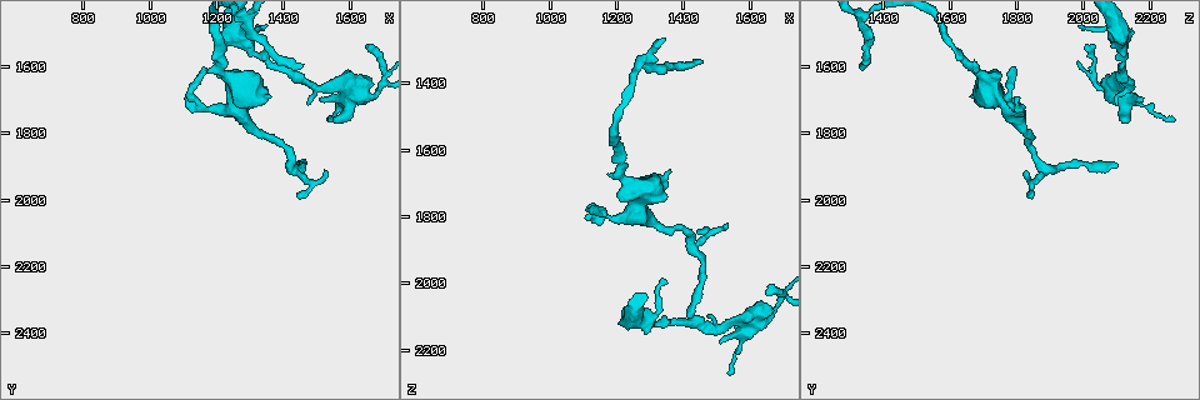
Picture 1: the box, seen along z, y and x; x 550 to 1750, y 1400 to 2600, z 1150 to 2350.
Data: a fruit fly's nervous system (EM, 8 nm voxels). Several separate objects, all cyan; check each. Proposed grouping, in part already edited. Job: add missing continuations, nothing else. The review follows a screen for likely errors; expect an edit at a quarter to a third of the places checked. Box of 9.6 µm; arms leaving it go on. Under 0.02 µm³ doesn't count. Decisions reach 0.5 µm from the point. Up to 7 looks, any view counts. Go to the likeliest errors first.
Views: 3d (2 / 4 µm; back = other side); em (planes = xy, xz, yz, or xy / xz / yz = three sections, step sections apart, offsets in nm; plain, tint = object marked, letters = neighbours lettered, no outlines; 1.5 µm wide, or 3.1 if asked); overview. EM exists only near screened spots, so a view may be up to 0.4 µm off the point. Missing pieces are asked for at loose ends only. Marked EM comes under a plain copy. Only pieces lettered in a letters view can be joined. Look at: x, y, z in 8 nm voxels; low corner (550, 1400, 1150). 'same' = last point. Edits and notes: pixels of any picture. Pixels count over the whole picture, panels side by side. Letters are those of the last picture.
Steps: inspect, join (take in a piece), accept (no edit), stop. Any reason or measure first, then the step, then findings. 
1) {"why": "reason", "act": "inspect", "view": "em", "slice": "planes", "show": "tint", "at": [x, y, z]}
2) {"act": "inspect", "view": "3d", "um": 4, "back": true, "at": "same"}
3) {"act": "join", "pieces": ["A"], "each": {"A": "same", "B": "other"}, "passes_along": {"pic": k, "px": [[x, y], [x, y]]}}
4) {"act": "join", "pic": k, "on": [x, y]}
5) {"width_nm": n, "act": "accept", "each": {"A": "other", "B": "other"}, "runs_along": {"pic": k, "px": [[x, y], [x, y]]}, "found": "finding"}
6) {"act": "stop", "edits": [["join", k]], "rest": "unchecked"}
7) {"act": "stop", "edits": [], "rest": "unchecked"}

{"why": "thin end", "act": "inspect", "view": "3d", "um": 2, "at": [1530, 1770, 2280]}

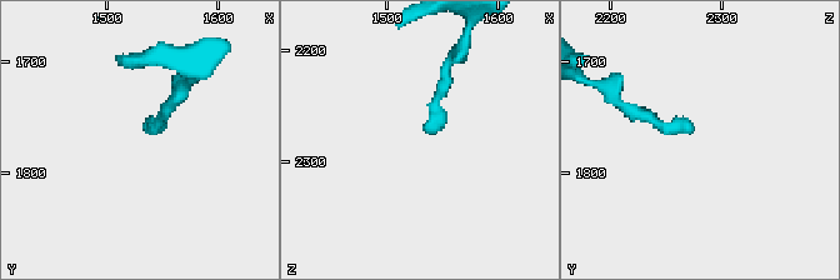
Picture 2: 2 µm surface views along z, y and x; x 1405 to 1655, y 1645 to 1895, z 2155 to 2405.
{"act": "inspect", "view": "em", "slice": "planes", "show": "letters", "at": [1538, 1762, 2274]}

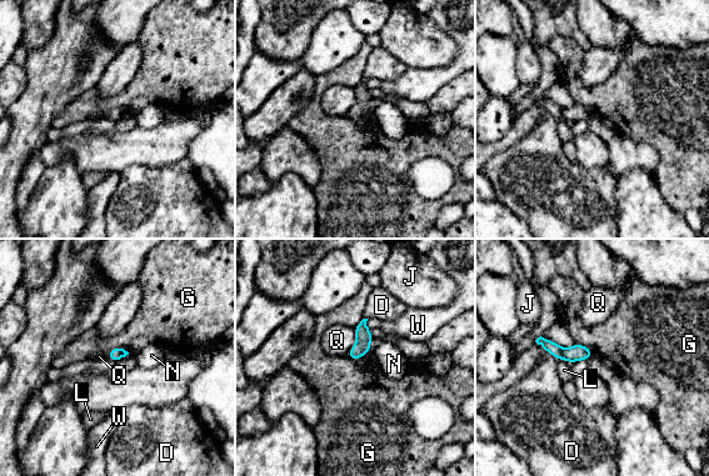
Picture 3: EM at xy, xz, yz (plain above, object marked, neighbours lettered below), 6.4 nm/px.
{"act": "accept", "each": {"D": "other", "G": "other", "J": "other", "L": "other", "N": "other", "Q": "other", "W": "other"}, "border": {"pic": 3, "px": [[129, 352], [113, 347], [106, 355]]}, "found": "no lettered piece goes on from it"}

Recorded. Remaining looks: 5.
{"why": "free end", "act": "inspect", "view": "em", "slice": "planes", "show": "letters", "at": [1530, 1910, 1820]}

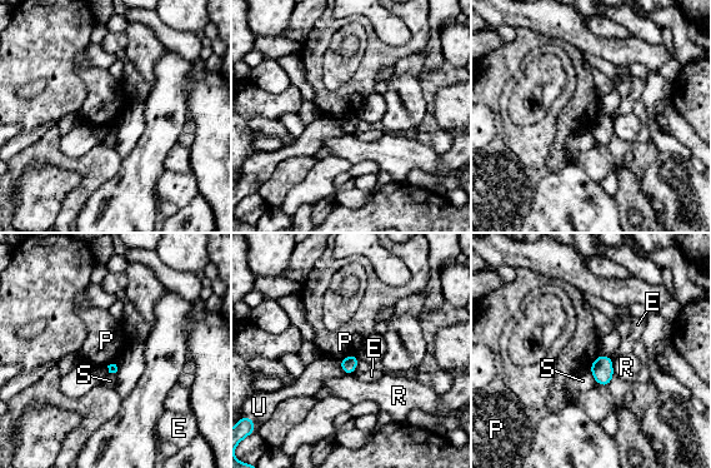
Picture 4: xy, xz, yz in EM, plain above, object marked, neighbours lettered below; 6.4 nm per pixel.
{"act": "accept", "each": {"E": "other", "P": "other", "R": "other", "S": "other", "U": "other"}, "found": "no lettered piece goes on from it"}

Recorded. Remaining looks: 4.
{"why": "thin end", "act": "inspect", "view": "em", "slice": "planes", "show": "letters", "at": [1650, 1540, 2040]}

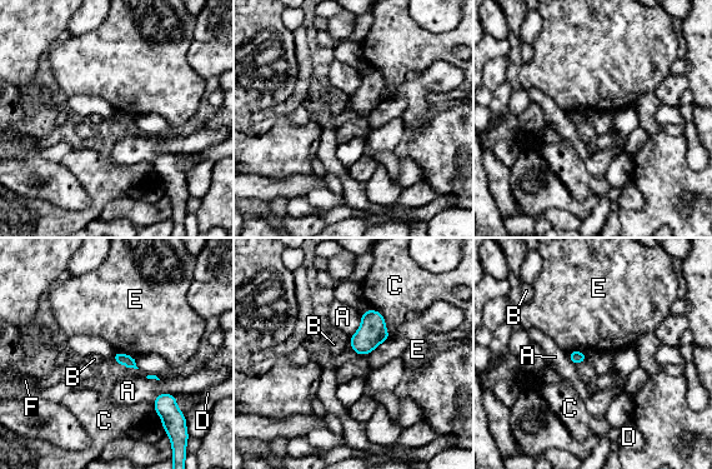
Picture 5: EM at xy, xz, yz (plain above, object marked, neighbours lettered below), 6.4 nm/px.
{"longest_contact_nm": ["A", 190], "act": "accept", "each": {"A": "other", "B": "other", "C": "other", "D": "other", "E": "other", "F": "other"}, "border": {"pic": 5, "px": [[115, 350], [133, 357]]}, "found": "no lettered piece goes on from it"}

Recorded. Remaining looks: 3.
{"act": "stop", "edits": [], "rest": "unchecked"}

